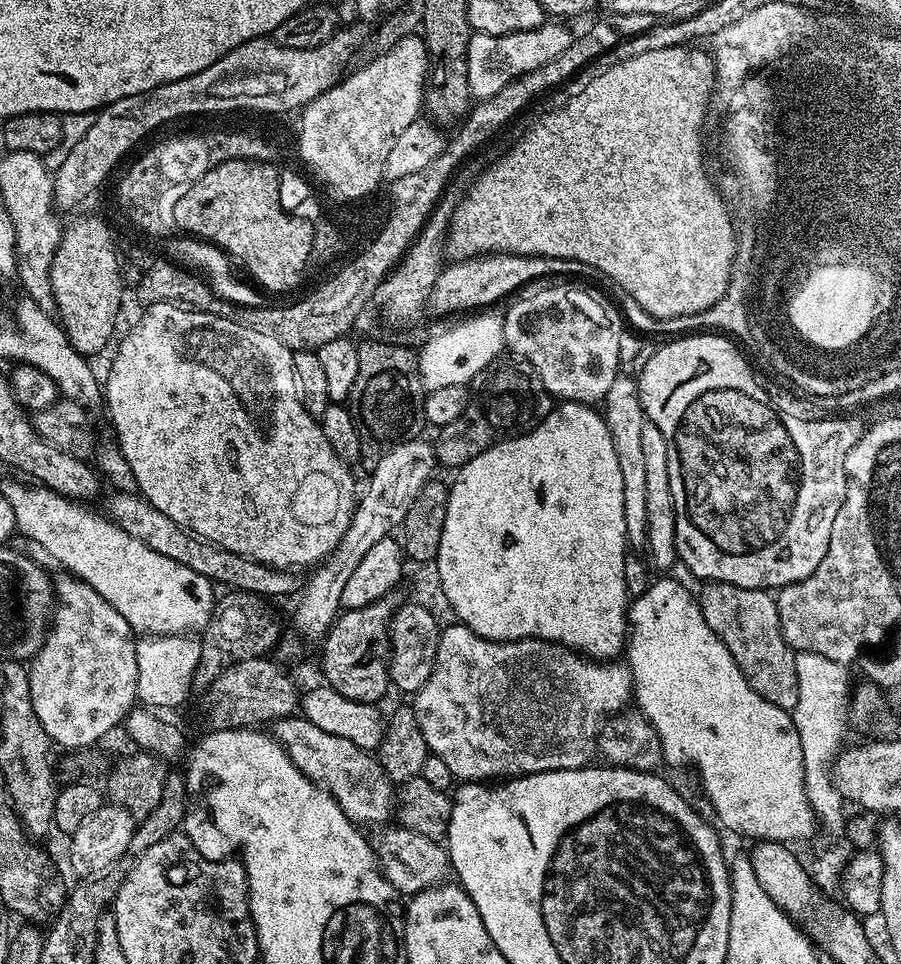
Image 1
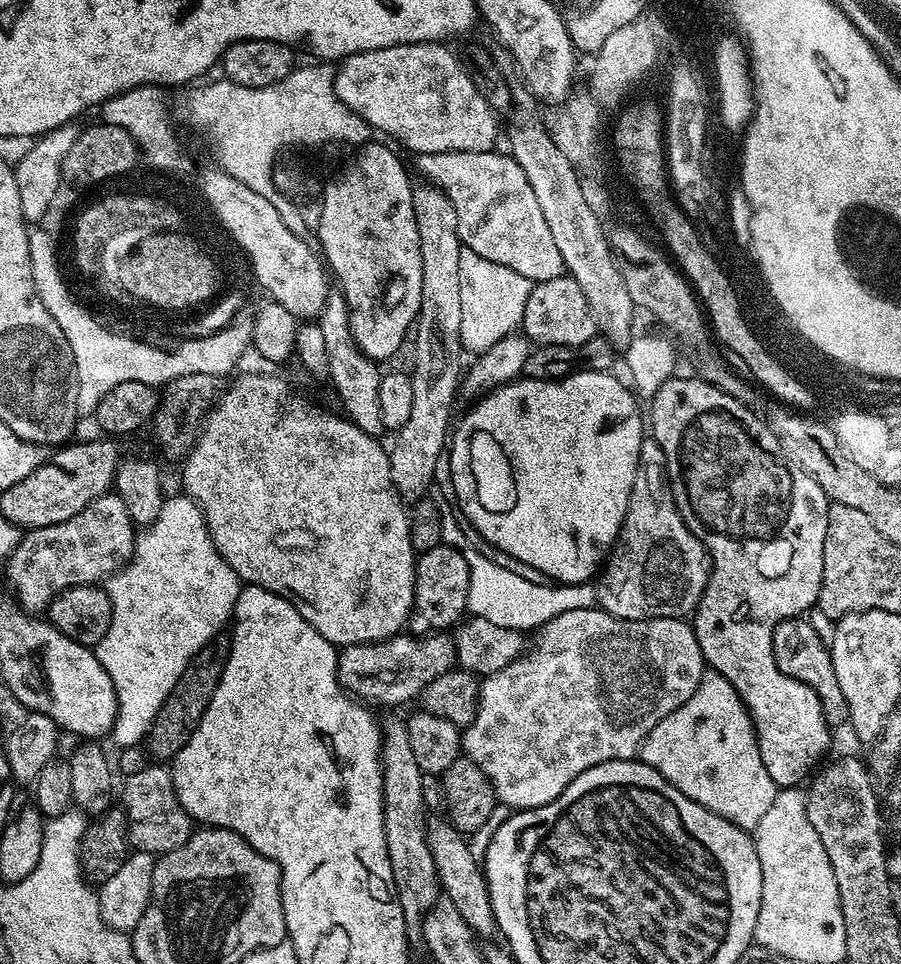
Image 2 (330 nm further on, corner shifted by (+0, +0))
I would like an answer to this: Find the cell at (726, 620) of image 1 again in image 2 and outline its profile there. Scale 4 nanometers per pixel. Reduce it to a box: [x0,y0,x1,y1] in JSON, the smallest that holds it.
[772,618,848,726]

